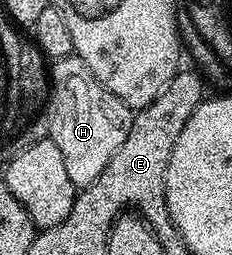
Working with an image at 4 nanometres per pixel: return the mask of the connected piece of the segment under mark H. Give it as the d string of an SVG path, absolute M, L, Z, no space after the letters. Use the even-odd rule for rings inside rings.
M78 56L57 58L49 66L49 70L49 140L54 141L56 147L60 147L60 155L64 155L64 168L68 171L68 179L72 179L75 187L85 187L100 179L100 171L108 167L108 159L112 159L120 143L128 139L134 113L129 105L116 99L112 91L99 83L96 75L88 71L88 67Z

